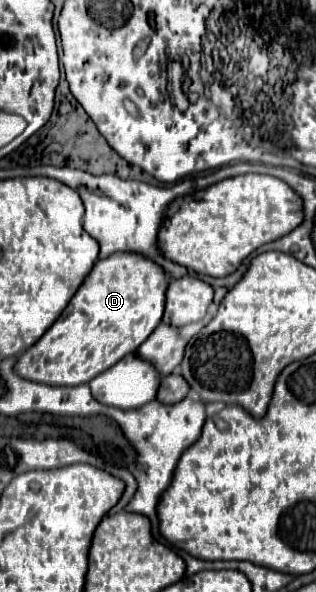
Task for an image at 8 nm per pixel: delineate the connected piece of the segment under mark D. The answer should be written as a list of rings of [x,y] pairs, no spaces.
[[[120,252],[98,260],[58,322],[18,358],[16,372],[22,378],[50,386],[88,384],[120,358],[136,352],[154,332],[164,316],[166,290],[168,276],[164,268],[142,254]]]

